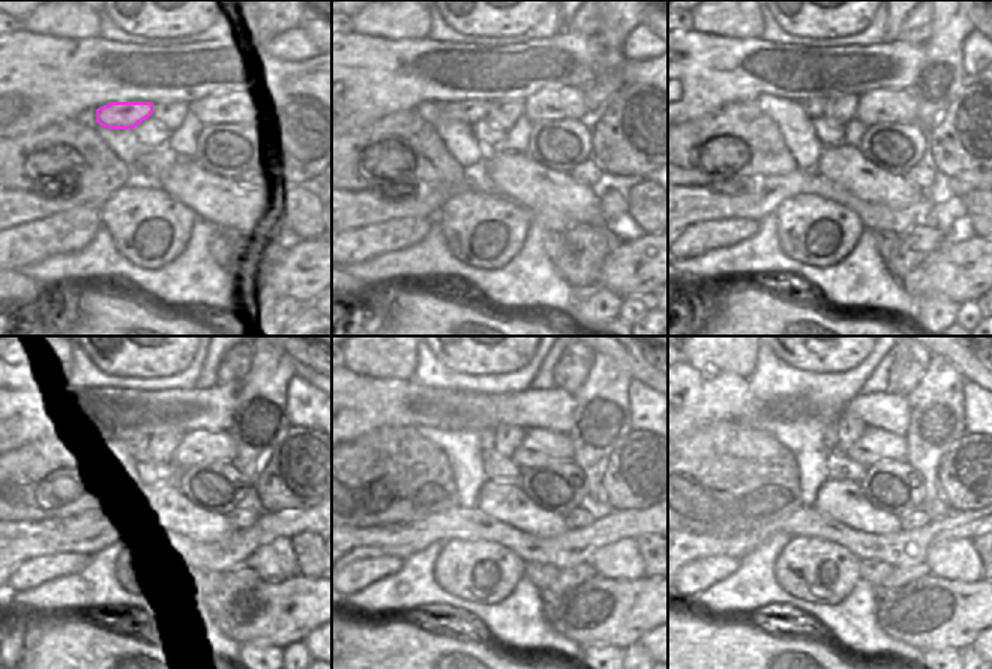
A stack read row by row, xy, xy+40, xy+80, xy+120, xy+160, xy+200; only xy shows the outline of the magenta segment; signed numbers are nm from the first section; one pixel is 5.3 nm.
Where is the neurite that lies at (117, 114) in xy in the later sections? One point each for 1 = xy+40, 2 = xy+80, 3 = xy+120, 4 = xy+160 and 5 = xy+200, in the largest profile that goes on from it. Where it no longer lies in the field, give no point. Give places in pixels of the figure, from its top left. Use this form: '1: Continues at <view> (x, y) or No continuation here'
1: Continues at xy+40 (471, 111)
2: Continues at xy+80 (814, 108)
3: Continues at xy+120 (141, 443)
4: Continues at xy+160 (488, 435)
5: Continues at xy+200 (830, 434)

